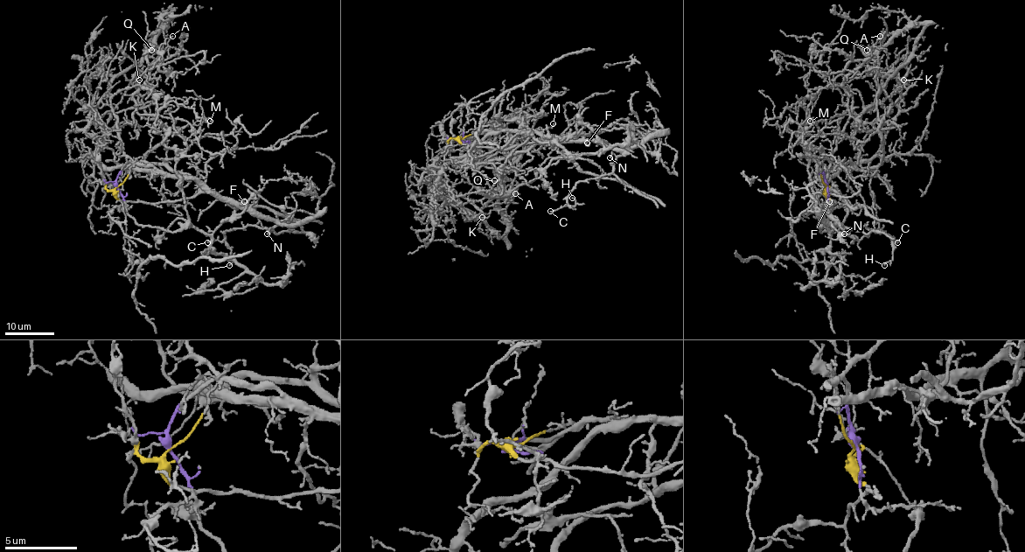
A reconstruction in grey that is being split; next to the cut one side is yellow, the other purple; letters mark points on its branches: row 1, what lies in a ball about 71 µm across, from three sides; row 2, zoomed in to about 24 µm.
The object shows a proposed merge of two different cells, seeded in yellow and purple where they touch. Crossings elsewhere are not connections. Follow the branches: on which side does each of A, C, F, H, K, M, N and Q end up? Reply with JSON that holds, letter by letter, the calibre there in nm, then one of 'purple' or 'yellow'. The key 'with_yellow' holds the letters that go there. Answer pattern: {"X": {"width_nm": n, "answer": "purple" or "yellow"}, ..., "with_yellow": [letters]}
{"A": {"width_nm": 100, "answer": "yellow"}, "C": {"width_nm": 150, "answer": "purple"}, "F": {"width_nm": 130, "answer": "purple"}, "H": {"width_nm": 150, "answer": "purple"}, "K": {"width_nm": 120, "answer": "purple"}, "M": {"width_nm": 120, "answer": "yellow"}, "N": {"width_nm": 130, "answer": "purple"}, "Q": {"width_nm": 100, "answer": "yellow"}, "with_yellow": ["A", "M", "Q"]}

